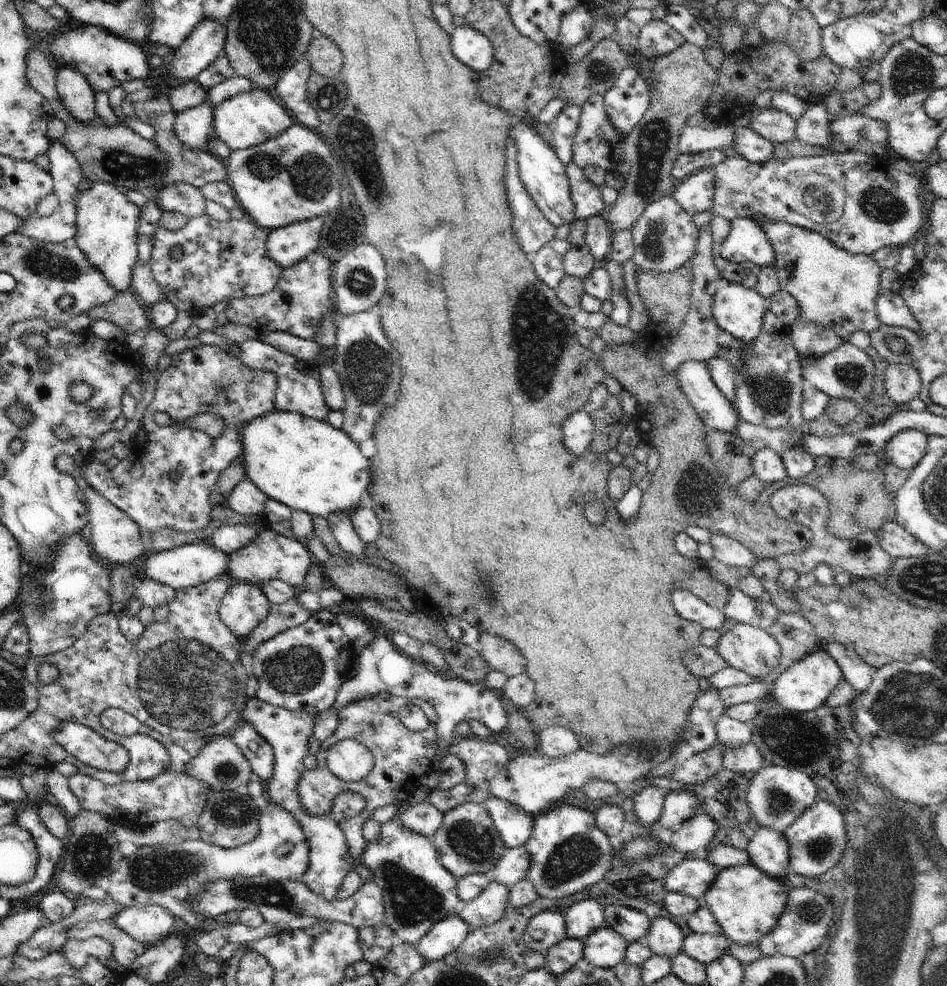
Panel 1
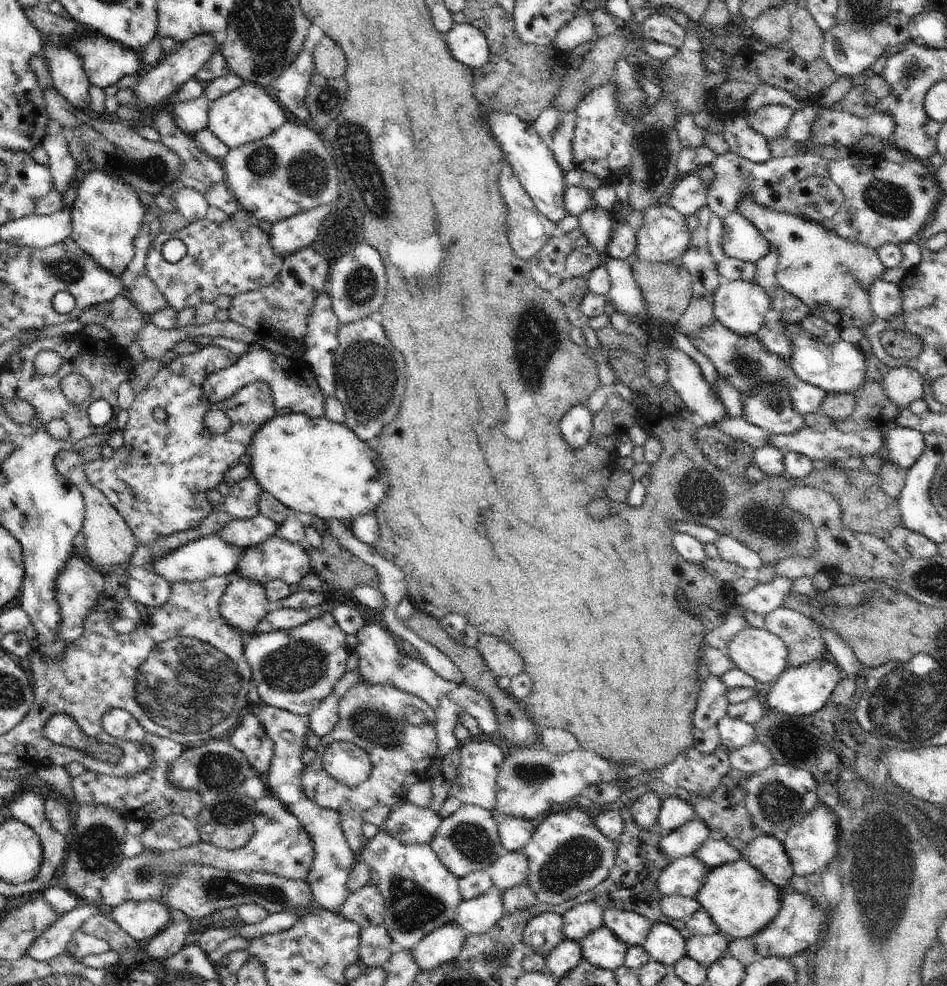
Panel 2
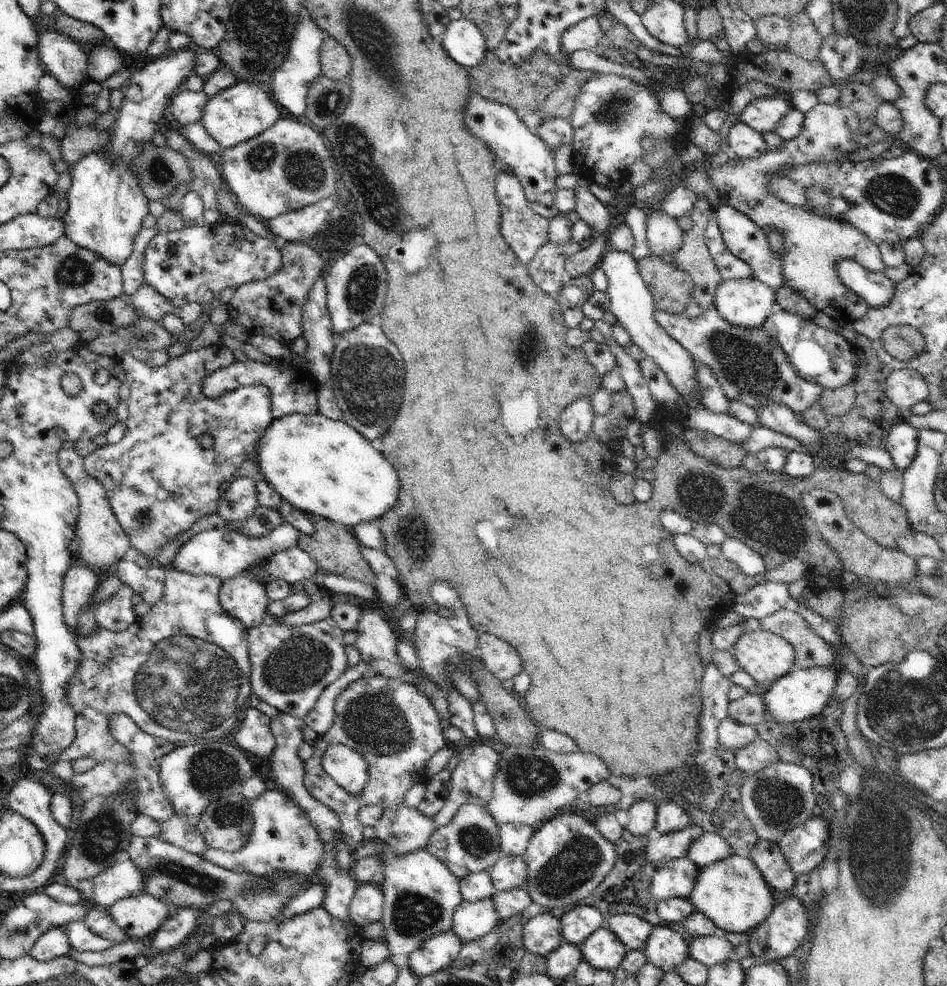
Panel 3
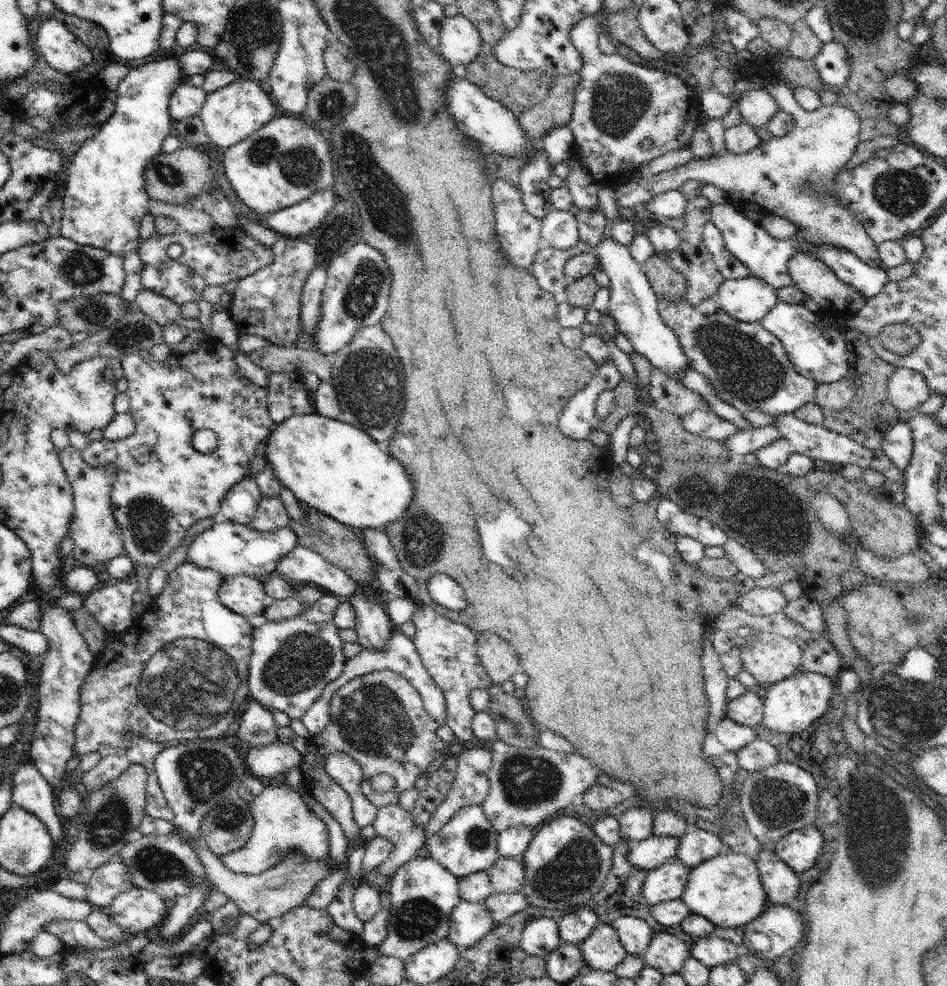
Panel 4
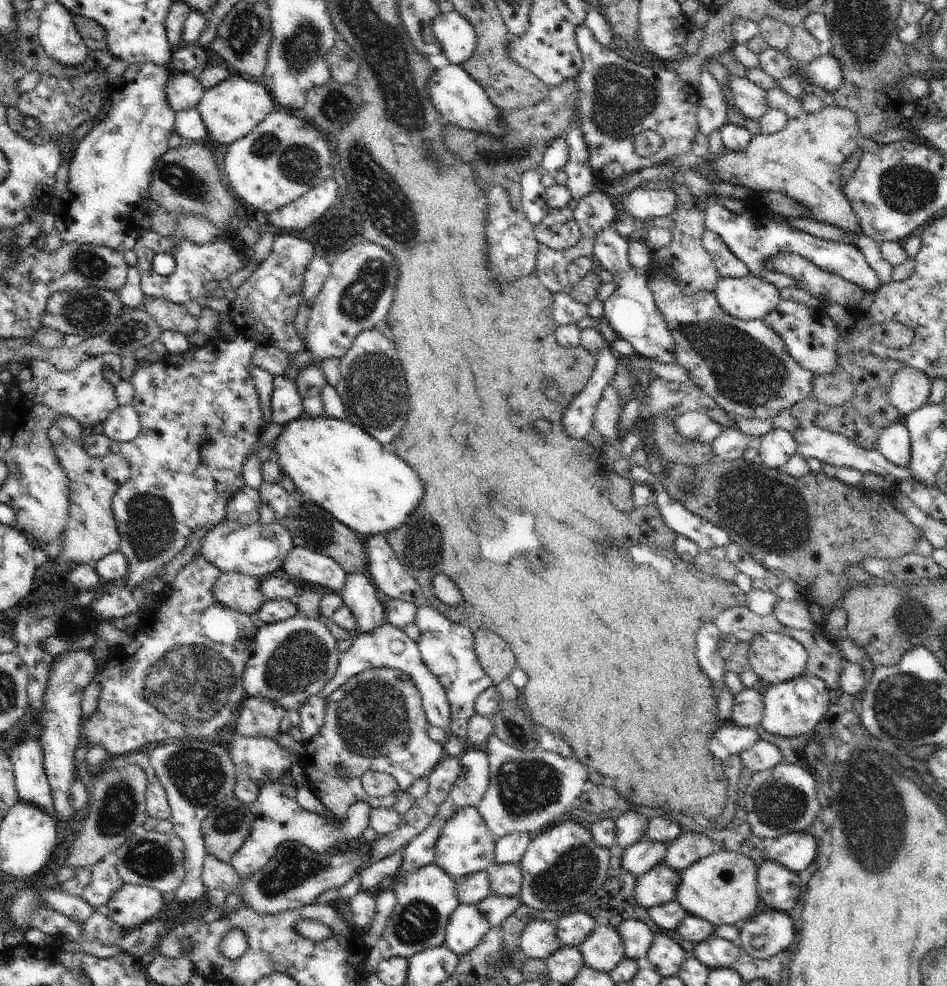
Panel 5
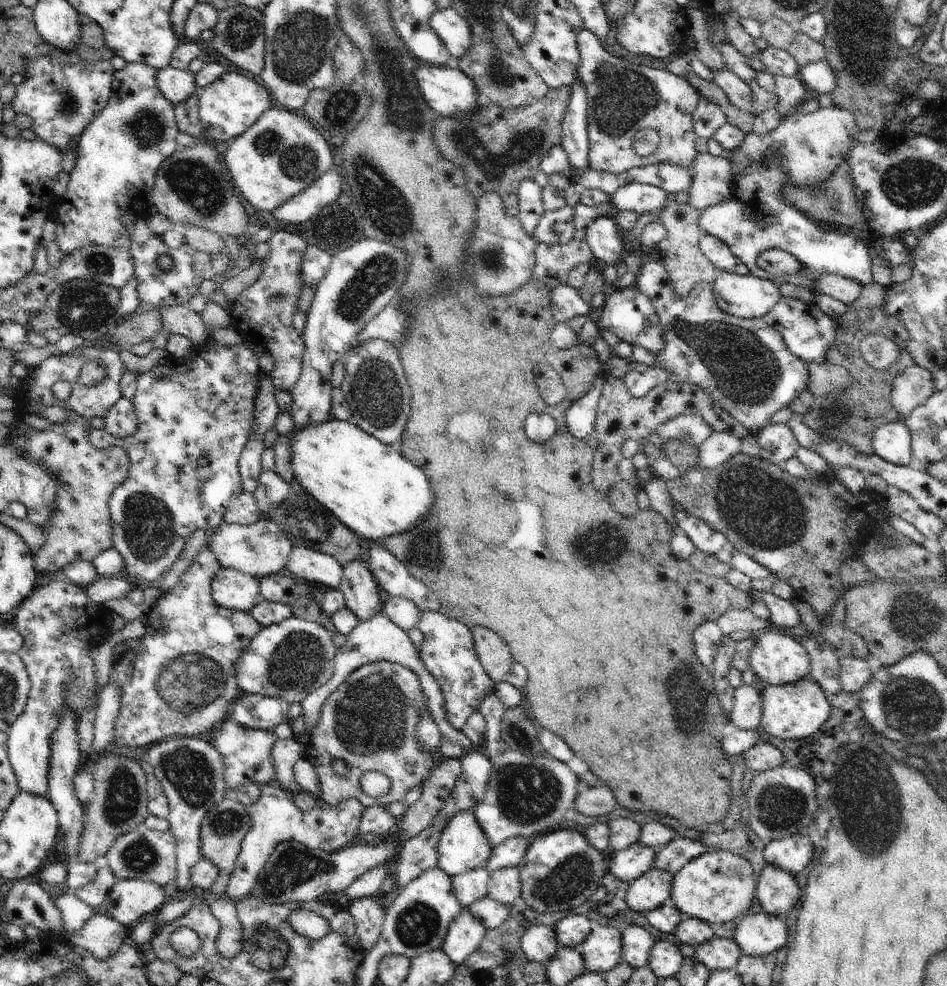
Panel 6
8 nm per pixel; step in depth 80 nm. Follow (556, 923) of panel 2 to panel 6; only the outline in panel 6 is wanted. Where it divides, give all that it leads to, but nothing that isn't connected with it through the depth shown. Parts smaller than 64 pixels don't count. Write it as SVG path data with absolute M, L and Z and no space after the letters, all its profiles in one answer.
M534 925L521 936L520 946L528 960L542 963L544 966L554 958L559 944L555 927Z

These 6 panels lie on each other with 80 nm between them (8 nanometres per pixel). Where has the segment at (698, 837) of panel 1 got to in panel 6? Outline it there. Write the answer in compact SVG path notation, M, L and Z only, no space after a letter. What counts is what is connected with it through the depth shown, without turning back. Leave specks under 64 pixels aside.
M636 842L615 854L607 872L610 871L620 880L634 882L641 874L653 868L657 854L655 848Z

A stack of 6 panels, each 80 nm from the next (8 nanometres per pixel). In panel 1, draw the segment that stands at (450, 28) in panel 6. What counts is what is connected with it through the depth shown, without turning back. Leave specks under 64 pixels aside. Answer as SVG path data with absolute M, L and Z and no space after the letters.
M458 27L452 34L452 52L466 66L484 72L495 62L495 48L490 39L472 27Z

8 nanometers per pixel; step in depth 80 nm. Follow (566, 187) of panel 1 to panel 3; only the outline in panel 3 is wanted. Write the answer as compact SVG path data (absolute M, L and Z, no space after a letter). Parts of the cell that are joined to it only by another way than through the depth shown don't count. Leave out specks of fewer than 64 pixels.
M470 98L466 124L474 136L482 138L494 150L496 156L508 162L509 168L519 178L534 212L547 219L553 219L562 214L555 203L558 190L556 178L560 174L556 170L553 150L544 144L541 138L538 138L534 129L531 129L530 125L522 120L515 110L485 98Z

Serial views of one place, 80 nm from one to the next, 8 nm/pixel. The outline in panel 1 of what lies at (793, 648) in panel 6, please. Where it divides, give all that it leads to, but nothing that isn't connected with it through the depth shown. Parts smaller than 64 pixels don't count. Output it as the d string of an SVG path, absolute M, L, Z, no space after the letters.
M736 622L720 637L715 649L731 667L753 678L768 676L781 659L778 641L767 630L748 623Z

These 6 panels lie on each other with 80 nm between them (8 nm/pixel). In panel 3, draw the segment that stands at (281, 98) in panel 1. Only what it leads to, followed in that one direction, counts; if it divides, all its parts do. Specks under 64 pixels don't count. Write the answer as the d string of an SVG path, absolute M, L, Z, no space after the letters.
M303 6L301 8L301 14L297 19L297 24L294 26L293 37L290 41L287 57L273 74L272 80L268 82L266 88L279 106L286 108L292 116L298 118L298 116L305 114L306 97L308 96L311 82L320 75L320 49L324 38L328 34L322 32L322 29L307 14Z

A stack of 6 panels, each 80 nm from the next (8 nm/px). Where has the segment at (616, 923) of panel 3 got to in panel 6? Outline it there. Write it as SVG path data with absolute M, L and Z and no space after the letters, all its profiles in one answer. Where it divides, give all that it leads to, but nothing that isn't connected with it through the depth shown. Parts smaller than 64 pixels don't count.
M637 924L628 925L622 932L622 958L633 970L649 964L650 949L656 944L650 929Z

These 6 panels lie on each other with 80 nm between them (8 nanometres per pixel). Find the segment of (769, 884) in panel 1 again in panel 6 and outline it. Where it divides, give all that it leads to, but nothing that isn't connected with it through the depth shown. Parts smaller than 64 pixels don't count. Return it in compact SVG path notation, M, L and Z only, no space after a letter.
M706 851L681 868L672 883L672 903L688 917L704 920L708 924L726 924L739 921L757 907L756 872L751 862L732 851Z

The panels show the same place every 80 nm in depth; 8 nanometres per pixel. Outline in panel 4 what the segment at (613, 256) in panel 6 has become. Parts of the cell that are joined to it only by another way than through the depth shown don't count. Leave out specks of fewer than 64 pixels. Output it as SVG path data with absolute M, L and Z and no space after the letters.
M611 236L602 239L593 252L597 255L598 269L604 270L610 279L606 314L613 318L617 332L627 336L633 344L633 350L648 358L653 367L663 370L672 380L681 383L680 378L689 368L689 360L680 346L679 338L665 325L657 311L659 300L642 266L632 258L629 247L617 243Z

